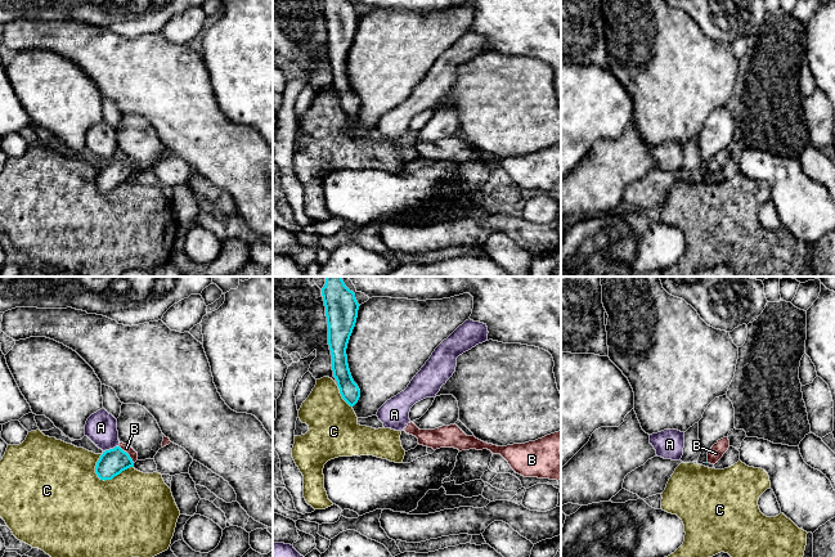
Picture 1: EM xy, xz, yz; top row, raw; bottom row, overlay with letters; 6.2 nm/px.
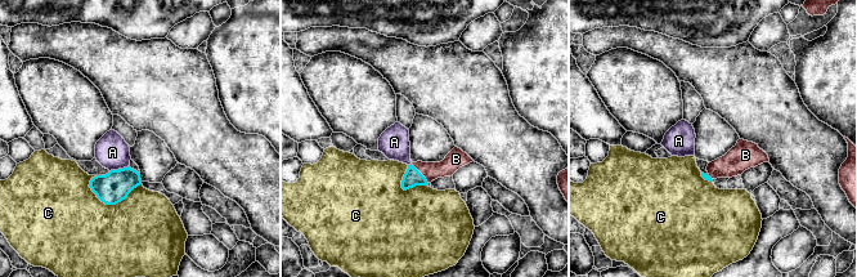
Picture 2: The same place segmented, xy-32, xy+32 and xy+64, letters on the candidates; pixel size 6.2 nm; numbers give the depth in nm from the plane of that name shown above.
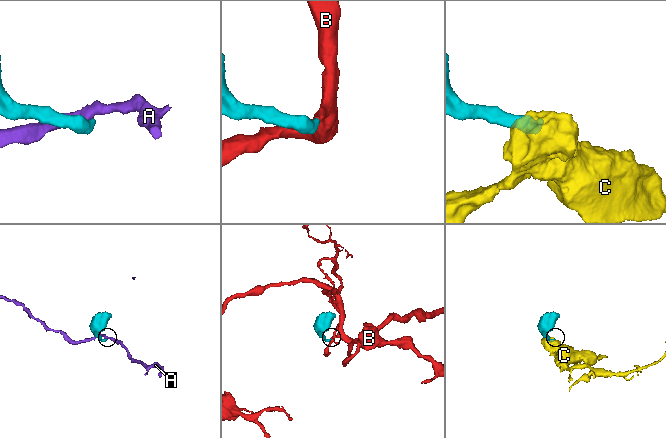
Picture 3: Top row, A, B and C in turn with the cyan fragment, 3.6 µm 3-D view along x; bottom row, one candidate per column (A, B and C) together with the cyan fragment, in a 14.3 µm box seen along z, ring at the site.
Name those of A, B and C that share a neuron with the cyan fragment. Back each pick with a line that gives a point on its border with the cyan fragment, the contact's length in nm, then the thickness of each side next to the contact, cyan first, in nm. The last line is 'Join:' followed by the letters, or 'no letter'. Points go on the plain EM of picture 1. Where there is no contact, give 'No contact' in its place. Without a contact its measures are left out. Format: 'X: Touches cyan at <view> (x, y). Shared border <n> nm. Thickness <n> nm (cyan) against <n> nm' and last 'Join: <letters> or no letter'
B: Touches cyan at xy (128, 166). Shared border 150 nm. Thickness 170 nm (cyan) against 50 nm
Join: B

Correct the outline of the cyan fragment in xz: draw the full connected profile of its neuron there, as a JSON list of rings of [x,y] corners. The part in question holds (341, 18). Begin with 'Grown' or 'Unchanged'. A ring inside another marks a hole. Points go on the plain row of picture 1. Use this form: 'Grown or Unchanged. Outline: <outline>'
Unchanged. Outline: [[[322,0],[322,8],[328,36],[333,89],[337,93],[342,111],[350,118],[354,118],[360,109],[360,102],[351,89],[346,60],[360,17],[355,10],[355,5],[349,0]]]

